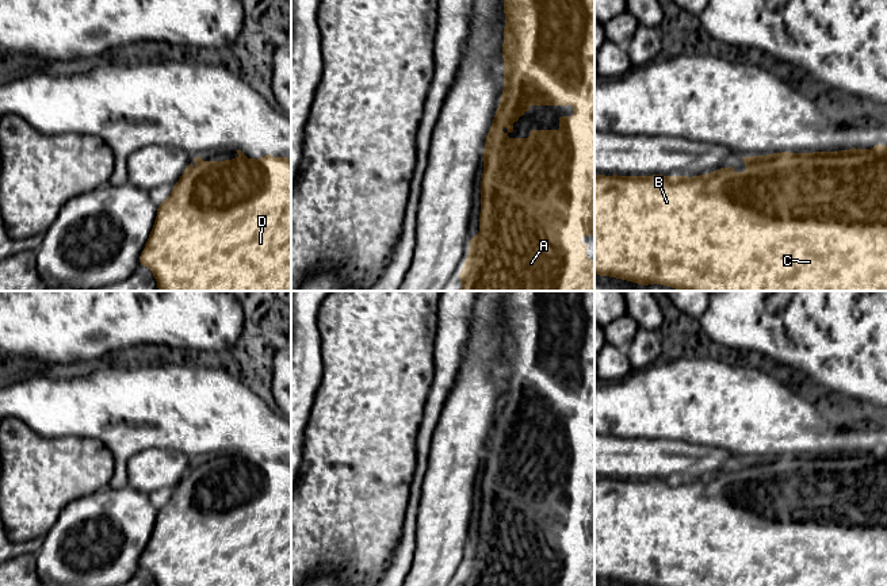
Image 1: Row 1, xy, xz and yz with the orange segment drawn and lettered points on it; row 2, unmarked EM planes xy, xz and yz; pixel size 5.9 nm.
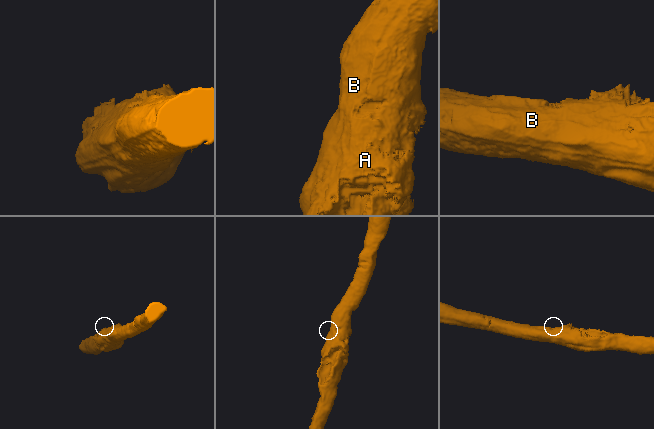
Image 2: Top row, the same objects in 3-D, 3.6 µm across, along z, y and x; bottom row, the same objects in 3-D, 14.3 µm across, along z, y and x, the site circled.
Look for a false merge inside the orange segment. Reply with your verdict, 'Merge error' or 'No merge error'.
No merge error

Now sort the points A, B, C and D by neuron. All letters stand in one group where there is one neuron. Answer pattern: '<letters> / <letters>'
A B C D

